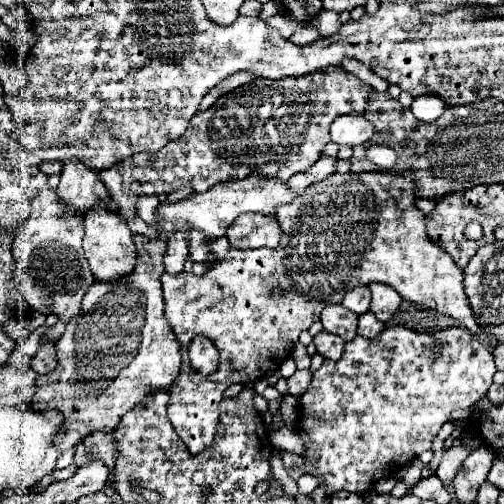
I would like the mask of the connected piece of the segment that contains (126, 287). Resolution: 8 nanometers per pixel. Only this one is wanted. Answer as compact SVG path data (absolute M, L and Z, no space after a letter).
M136 234L134 244L138 250L138 266L130 276L120 278L118 282L96 282L90 286L88 294L82 302L82 312L72 318L66 326L66 332L56 342L56 354L68 354L68 364L62 362L60 366L60 388L66 388L66 394L60 394L58 398L52 398L48 402L34 400L30 406L36 410L44 408L58 408L64 416L64 426L60 426L60 432L56 432L56 450L64 452L72 446L76 446L84 436L96 432L96 430L114 430L120 422L120 418L132 410L138 402L144 402L144 398L156 390L168 390L172 382L176 382L180 374L180 354L178 354L178 340L170 330L170 324L164 318L164 300L160 290L160 276L164 272L164 252L166 252L166 240L156 238L150 240L146 236Z

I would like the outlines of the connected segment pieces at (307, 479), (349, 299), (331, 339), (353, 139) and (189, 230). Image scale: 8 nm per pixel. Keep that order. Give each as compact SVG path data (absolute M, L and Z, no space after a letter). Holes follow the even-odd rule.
M304 474L304 476L298 480L298 492L300 492L300 494L310 494L310 492L316 490L316 486L318 486L318 482L316 482L316 478L314 478L312 474Z
M366 286L352 288L352 290L344 296L342 304L344 304L348 310L352 310L354 314L364 314L364 312L368 312L368 306L370 306L370 290L368 290Z
M322 330L320 334L314 336L314 344L316 344L316 350L328 358L328 360L338 360L344 352L344 340L338 336L338 334L332 334L332 332L326 332Z
M354 114L340 116L330 126L332 142L346 144L346 146L366 144L374 136L374 132L376 130L372 122L368 122L364 116L354 116Z
M250 174L242 180L228 180L228 182L220 182L220 184L228 184L228 186L212 186L210 190L194 192L194 194L190 194L190 198L184 198L180 202L162 202L160 204L160 214L162 216L184 216L182 218L182 228L172 228L168 232L162 232L162 236L170 238L176 230L184 230L186 236L188 236L186 238L188 240L188 258L192 262L210 260L210 248L208 248L210 242L224 236L226 230L234 224L234 220L240 214L246 214L246 212L274 214L276 204L288 204L296 198L288 192L284 182L264 180L256 174ZM182 202L188 202L188 204L182 204Z

